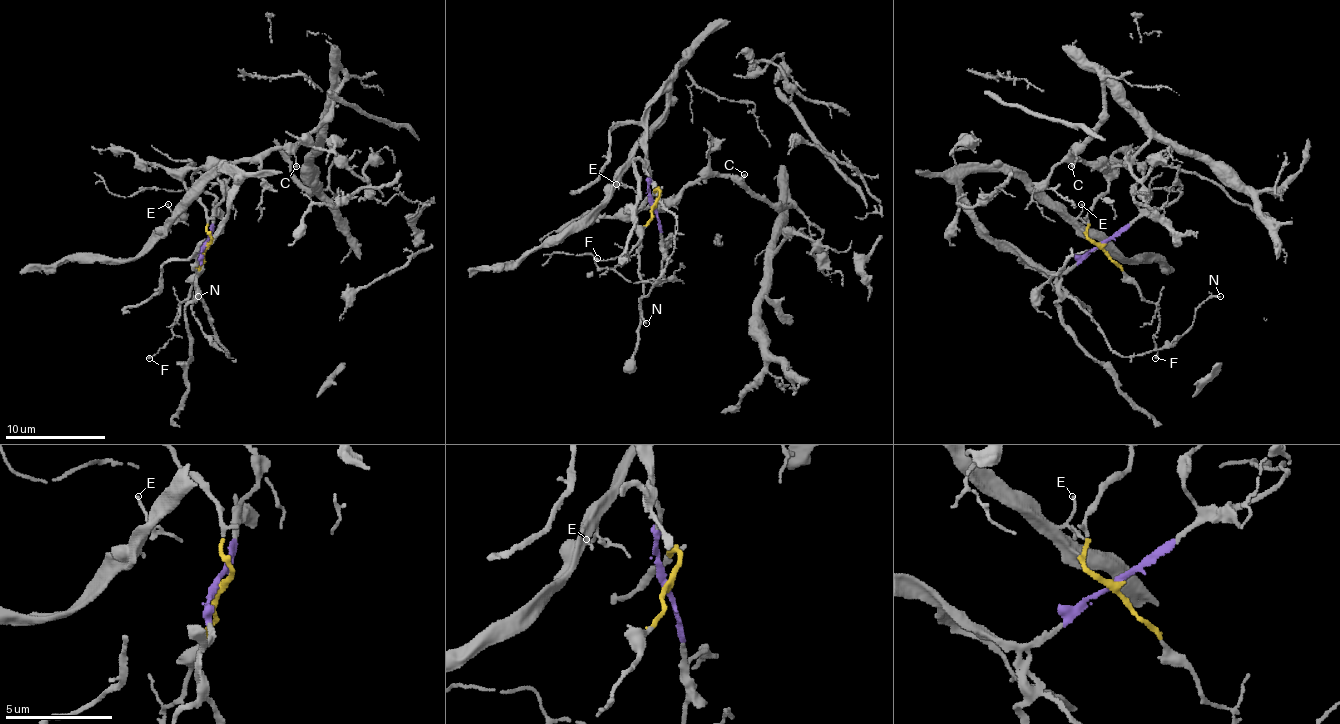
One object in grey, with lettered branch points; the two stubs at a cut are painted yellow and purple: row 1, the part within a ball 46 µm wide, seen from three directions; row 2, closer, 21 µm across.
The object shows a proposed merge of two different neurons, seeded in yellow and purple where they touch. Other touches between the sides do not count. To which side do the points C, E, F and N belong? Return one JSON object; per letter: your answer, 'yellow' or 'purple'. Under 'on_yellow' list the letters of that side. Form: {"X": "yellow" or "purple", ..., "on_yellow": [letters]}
{"C": "yellow", "E": "purple", "F": "yellow", "N": "purple", "on_yellow": ["C", "F"]}

